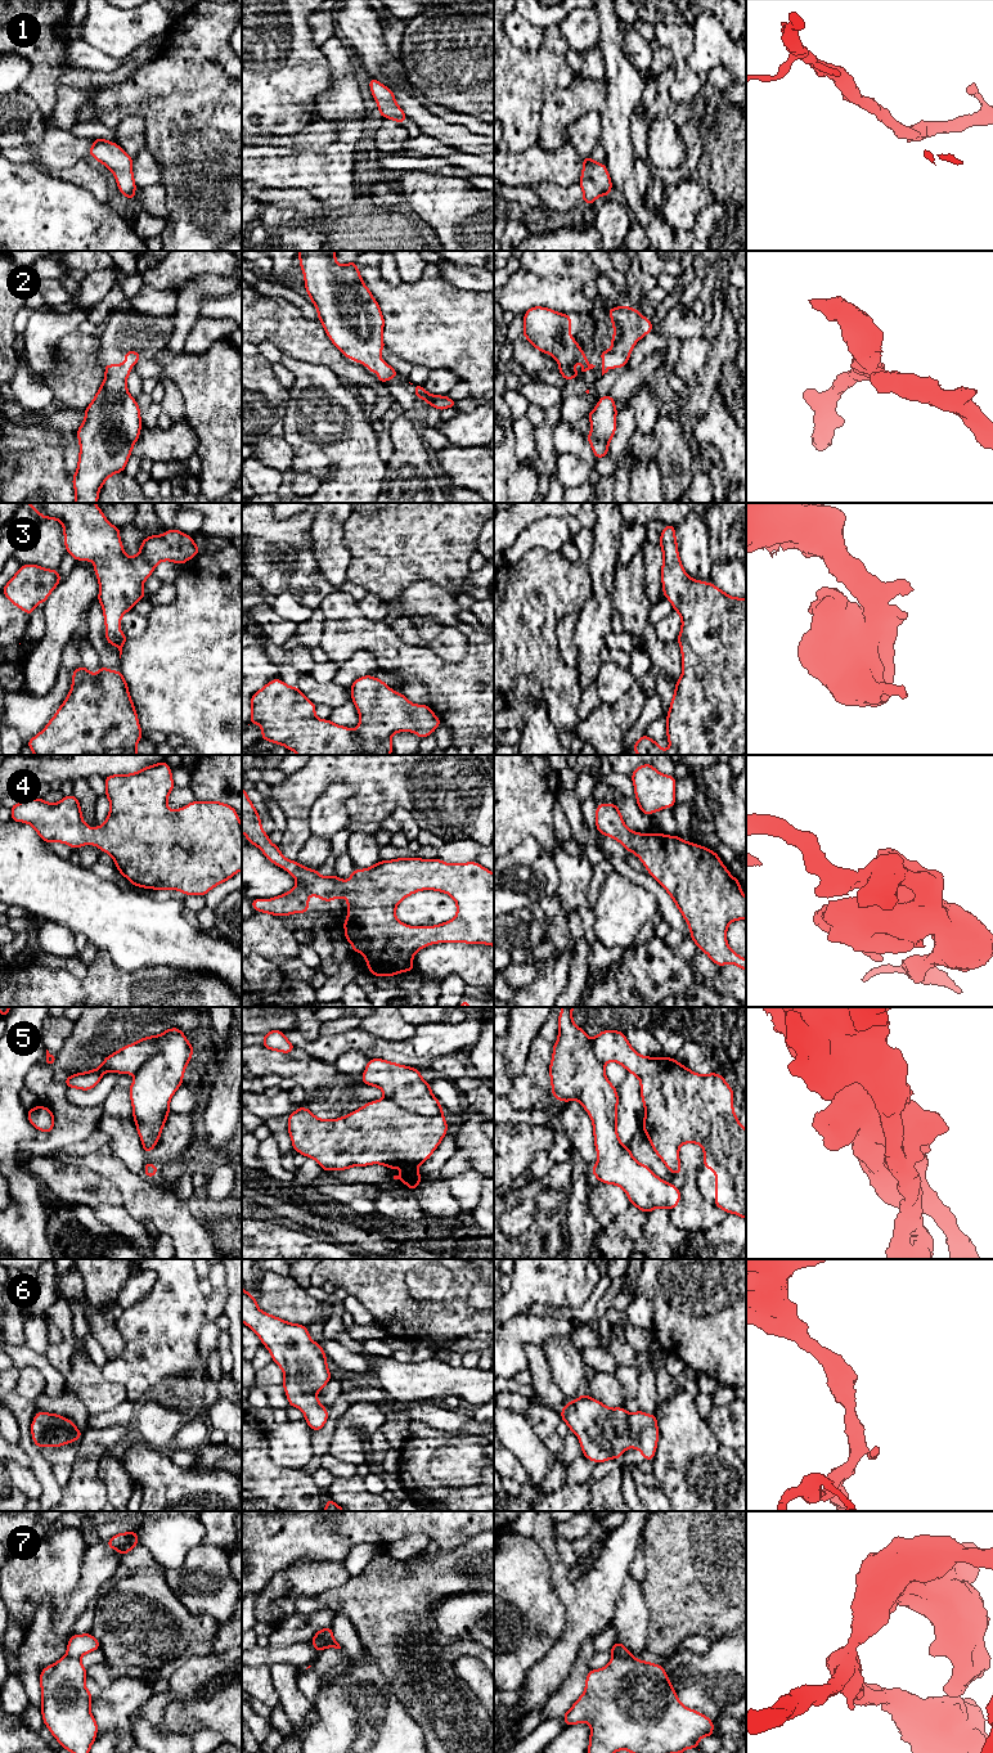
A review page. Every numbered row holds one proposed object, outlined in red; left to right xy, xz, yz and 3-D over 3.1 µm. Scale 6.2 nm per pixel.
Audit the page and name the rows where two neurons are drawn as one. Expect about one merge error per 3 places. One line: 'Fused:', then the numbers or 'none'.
Fused: 5, 7

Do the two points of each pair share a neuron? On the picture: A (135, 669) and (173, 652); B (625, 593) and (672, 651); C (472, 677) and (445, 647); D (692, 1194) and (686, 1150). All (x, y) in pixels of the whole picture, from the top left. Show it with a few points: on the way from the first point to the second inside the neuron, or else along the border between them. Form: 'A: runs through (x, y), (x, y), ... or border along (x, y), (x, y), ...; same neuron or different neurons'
A: runs through (144, 669), (152, 669), (163, 661); same neuron
B: runs through (634, 610), (637, 623), (655, 643); same neuron
C: border along (468, 643), (455, 663), (430, 650); different neurons
D: runs through (690, 1183), (690, 1160); same neuron

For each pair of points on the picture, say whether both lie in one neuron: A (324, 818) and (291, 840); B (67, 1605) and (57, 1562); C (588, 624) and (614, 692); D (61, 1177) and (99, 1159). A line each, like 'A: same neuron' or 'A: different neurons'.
A: different neurons
B: different neurons
C: different neurons
D: different neurons

